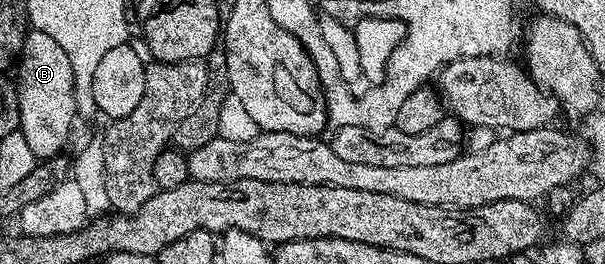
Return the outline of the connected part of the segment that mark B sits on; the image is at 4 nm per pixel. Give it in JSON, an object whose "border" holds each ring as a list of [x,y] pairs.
{"border":[[[29,30],[24,38],[24,44],[20,50],[18,68],[20,67],[20,79],[16,83],[18,93],[18,109],[20,110],[20,132],[22,137],[34,149],[37,160],[52,159],[61,154],[68,143],[68,134],[72,131],[72,122],[77,122],[76,102],[74,101],[74,69],[70,69],[70,59],[62,50],[62,45],[50,37],[50,33]]]}

